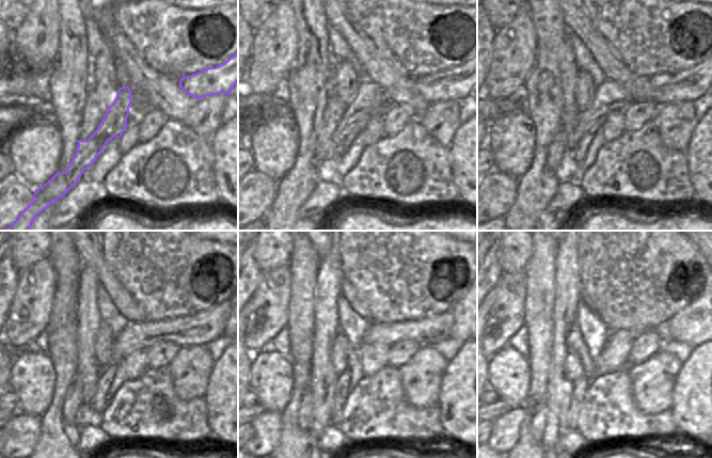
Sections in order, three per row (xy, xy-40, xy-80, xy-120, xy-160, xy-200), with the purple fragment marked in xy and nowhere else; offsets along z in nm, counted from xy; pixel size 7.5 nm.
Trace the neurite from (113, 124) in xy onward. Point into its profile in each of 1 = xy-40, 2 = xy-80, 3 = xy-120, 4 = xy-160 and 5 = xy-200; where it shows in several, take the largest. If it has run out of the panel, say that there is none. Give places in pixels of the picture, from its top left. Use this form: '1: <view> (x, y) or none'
1: xy-40 (370, 99)
2: xy-80 (610, 96)
3: xy-120 (199, 329)
4: xy-160 (431, 330)
5: xy-200 (662, 329)

